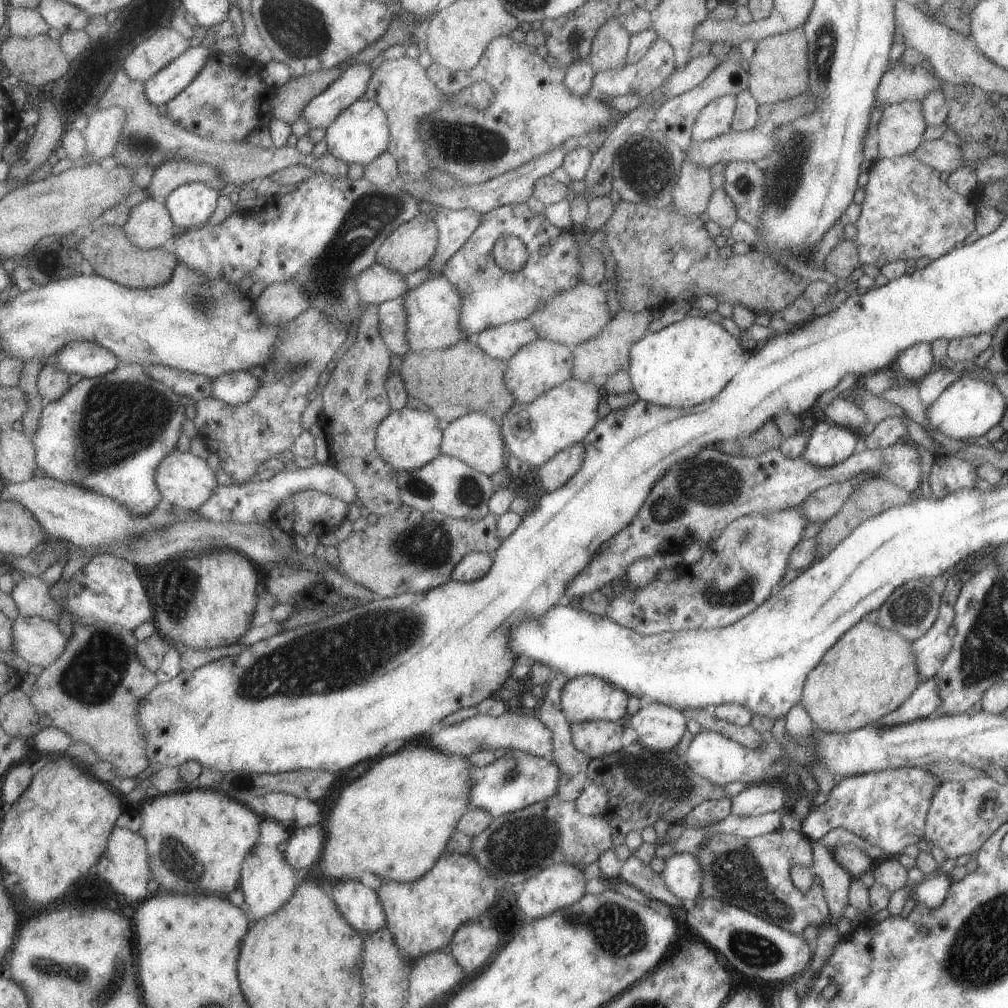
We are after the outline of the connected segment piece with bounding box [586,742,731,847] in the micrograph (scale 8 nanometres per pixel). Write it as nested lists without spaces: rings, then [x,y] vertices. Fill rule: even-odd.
[[[631,742],[609,756],[589,759],[586,776],[590,782],[607,790],[607,809],[627,807],[633,814],[631,818],[607,818],[609,829],[613,828],[613,847],[621,845],[630,831],[641,832],[645,826],[653,827],[659,818],[674,826],[705,801],[731,798],[726,797],[723,786],[712,784],[691,772],[684,760],[685,757],[678,756],[675,749],[653,752],[640,742]]]

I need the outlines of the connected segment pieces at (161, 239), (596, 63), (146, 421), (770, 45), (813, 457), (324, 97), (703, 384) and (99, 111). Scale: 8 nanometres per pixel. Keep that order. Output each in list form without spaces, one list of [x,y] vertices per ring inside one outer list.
[[[150,197],[131,208],[131,215],[123,228],[129,240],[143,249],[163,247],[181,232],[165,202]]]
[[[609,18],[593,36],[589,64],[595,72],[614,70],[624,65],[625,54],[631,35],[617,22],[616,18]]]
[[[139,364],[121,365],[113,372],[96,378],[81,379],[59,400],[46,402],[40,414],[33,442],[37,452],[37,466],[47,476],[91,488],[99,494],[115,498],[133,514],[145,516],[164,504],[157,486],[157,468],[165,456],[178,449],[183,433],[187,408],[181,404],[180,394],[163,382],[153,380]]]
[[[803,28],[760,39],[749,58],[747,90],[758,104],[772,104],[803,97],[807,88],[807,40]]]
[[[820,417],[813,429],[808,431],[807,437],[803,458],[809,464],[827,467],[844,462],[845,458],[858,451],[856,444],[860,439],[857,432]]]
[[[357,62],[349,66],[349,70],[340,80],[333,82],[325,92],[309,102],[302,116],[307,122],[311,122],[311,129],[321,127],[326,130],[345,108],[349,108],[365,96],[376,71],[371,68],[370,63]]]
[[[685,317],[673,322],[657,332],[646,333],[641,340],[629,348],[629,368],[627,374],[631,388],[638,399],[667,408],[691,408],[716,396],[741,370],[746,354],[739,340],[735,340],[720,324],[704,317]]]
[[[117,105],[98,107],[86,118],[88,126],[83,130],[89,159],[98,161],[113,157],[127,124],[125,110]]]

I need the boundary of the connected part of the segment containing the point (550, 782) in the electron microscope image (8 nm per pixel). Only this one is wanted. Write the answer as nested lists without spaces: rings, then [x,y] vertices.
[[[507,749],[503,757],[487,767],[471,765],[471,778],[475,782],[471,790],[471,807],[489,810],[496,819],[556,796],[561,783],[561,768],[553,761],[529,752]]]

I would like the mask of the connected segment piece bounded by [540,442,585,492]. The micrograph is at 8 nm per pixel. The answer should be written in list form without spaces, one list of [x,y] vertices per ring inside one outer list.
[[[573,444],[561,450],[548,464],[540,468],[540,481],[546,492],[559,490],[581,470],[585,448],[583,444]]]

